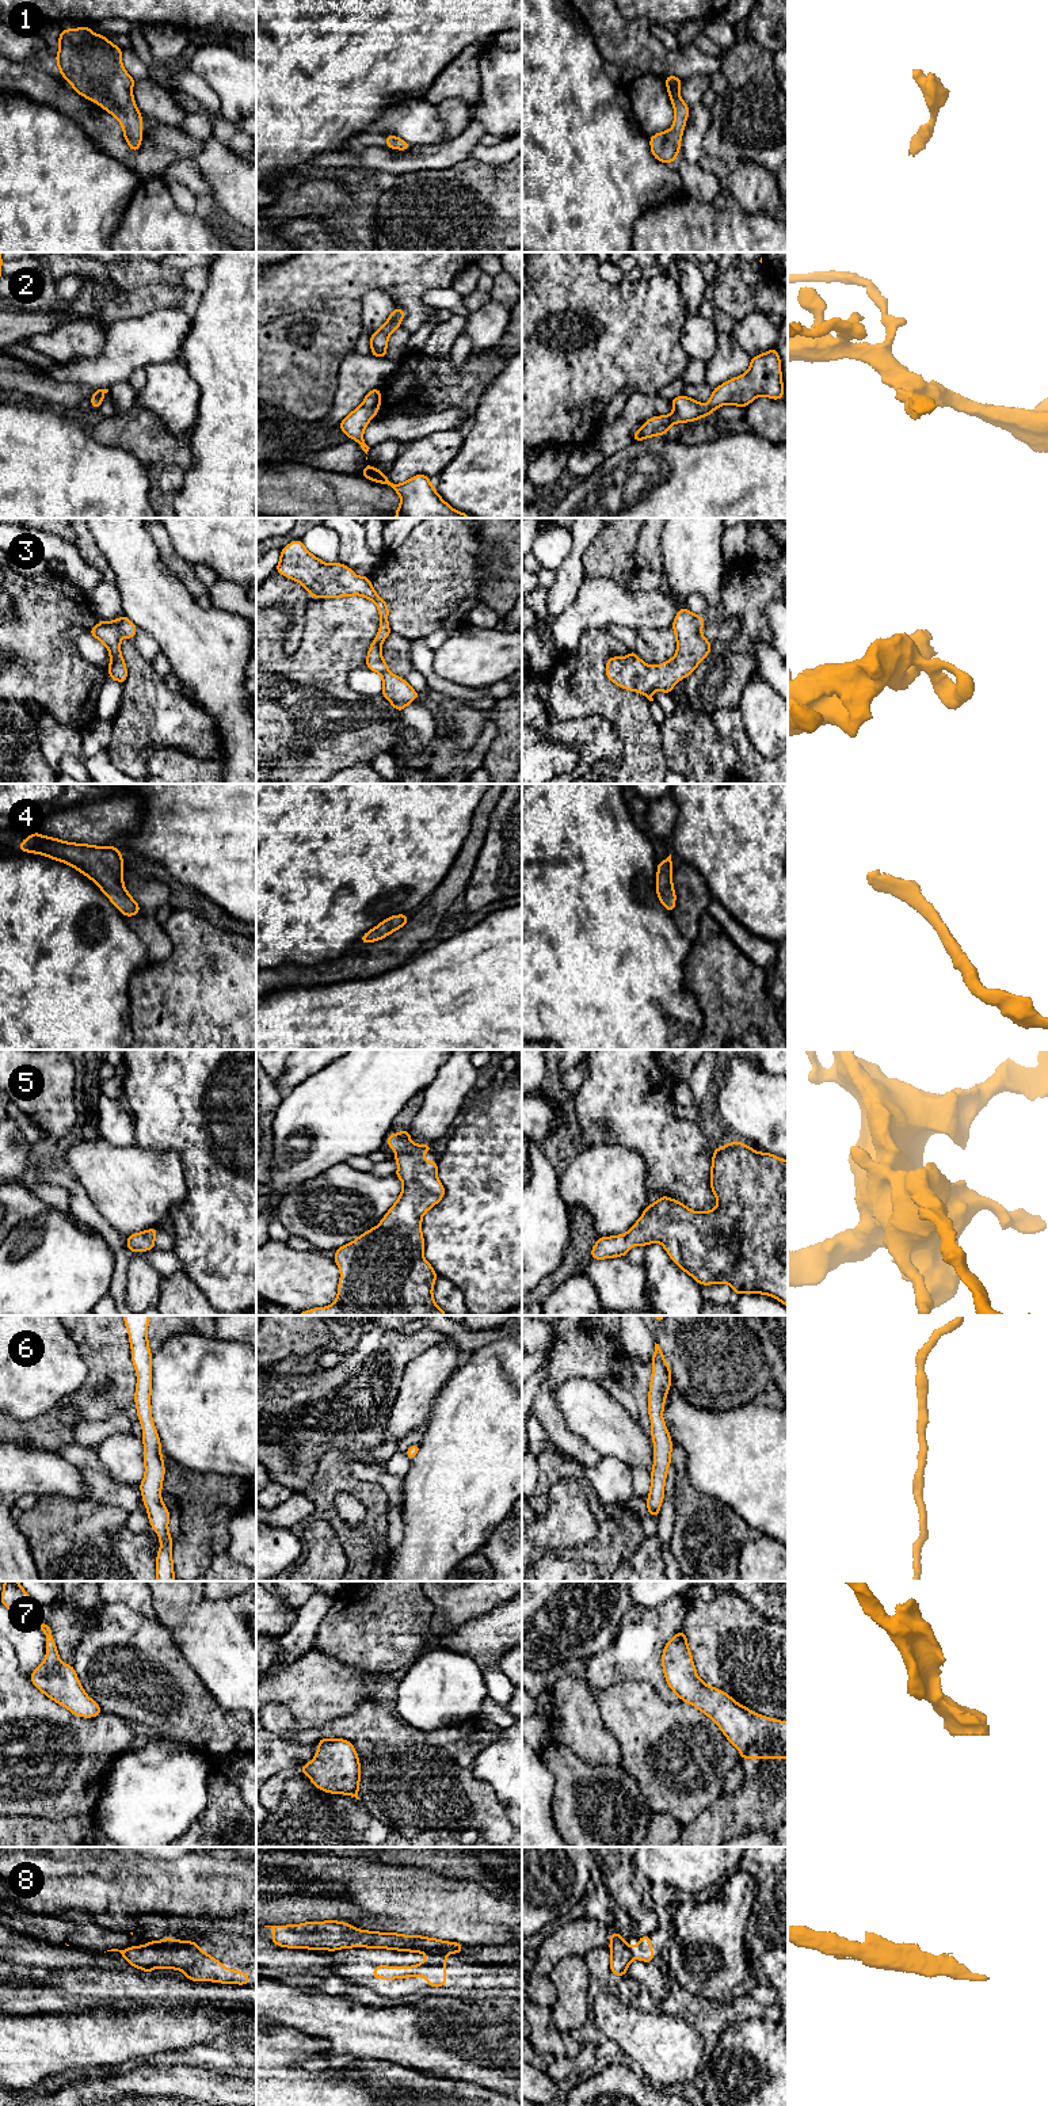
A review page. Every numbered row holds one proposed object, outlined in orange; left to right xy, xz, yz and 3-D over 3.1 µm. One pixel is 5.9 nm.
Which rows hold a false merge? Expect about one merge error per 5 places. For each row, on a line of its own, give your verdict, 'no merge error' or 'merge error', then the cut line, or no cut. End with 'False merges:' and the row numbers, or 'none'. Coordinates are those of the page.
1: no merge error; cut none
2: no merge error; cut none
3: no merge error; cut none
4: no merge error; cut none
5: no merge error; cut none
6: no merge error; cut none
7: no merge error; cut none
8: merge error; cut xz (426, 1952), (445, 1953)
False merges: 8

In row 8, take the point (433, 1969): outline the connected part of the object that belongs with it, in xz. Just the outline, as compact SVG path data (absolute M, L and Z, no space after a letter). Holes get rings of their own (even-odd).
M426 1953L427 1958L415 1966L384 1966L373 1969L373 1979L404 1979L423 1976L430 1987L446 1987L446 1953Z

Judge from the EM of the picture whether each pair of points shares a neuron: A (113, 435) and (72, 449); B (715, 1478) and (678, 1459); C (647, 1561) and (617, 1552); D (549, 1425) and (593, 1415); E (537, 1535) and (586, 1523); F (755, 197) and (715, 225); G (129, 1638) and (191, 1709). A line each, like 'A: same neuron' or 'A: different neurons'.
A: different neurons
B: different neurons
C: different neurons
D: different neurons
E: same neuron
F: different neurons
G: same neuron

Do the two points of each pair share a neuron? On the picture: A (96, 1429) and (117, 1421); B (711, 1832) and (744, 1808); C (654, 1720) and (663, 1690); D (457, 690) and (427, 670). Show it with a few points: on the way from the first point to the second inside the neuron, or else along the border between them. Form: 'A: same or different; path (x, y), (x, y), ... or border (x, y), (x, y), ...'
A: same; path (102, 1429), (111, 1425)
B: same; path (719, 1823), (731, 1809), (735, 1809)
C: different; border (652, 1686), (663, 1698), (669, 1701), (679, 1699)
D: same; path (449, 689), (433, 678)

